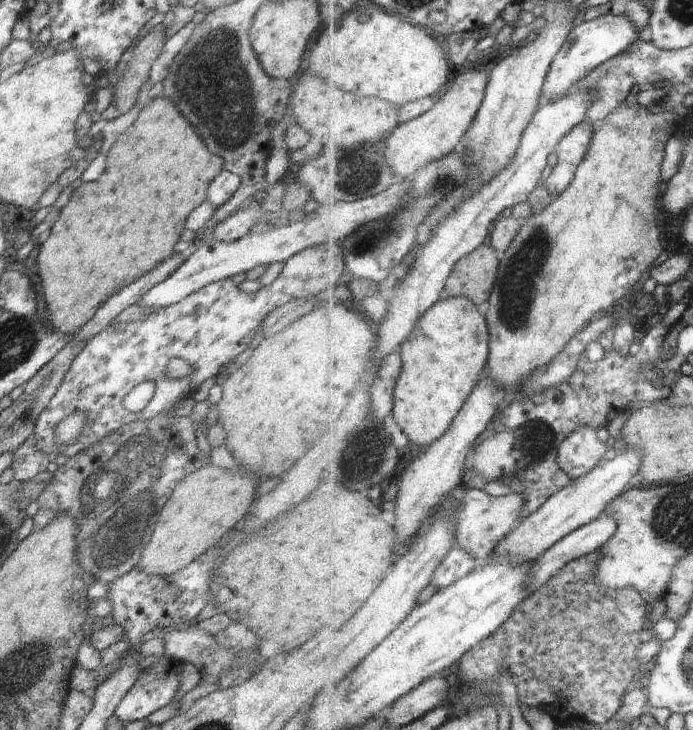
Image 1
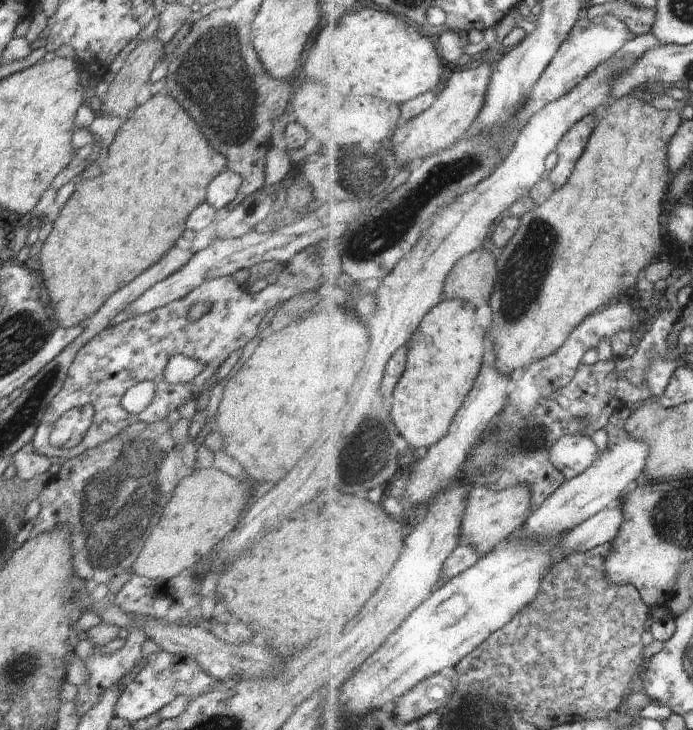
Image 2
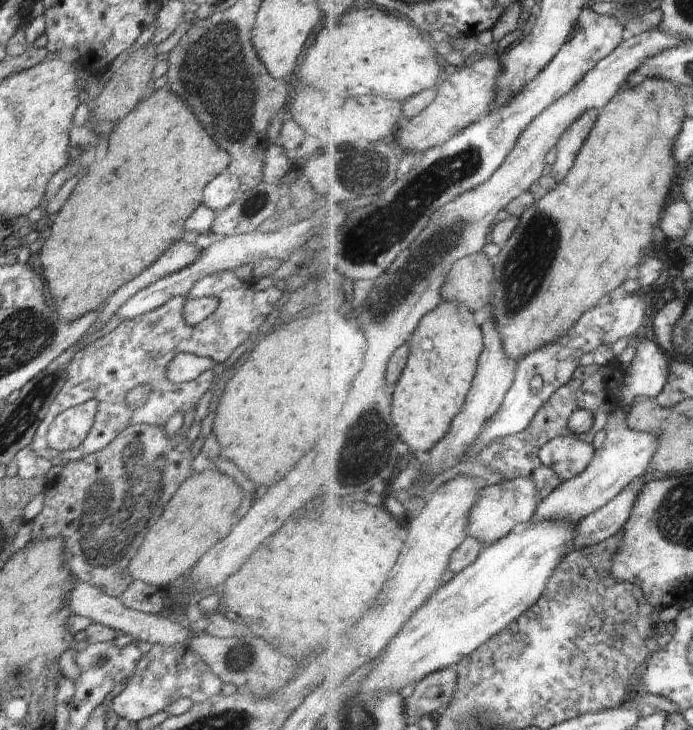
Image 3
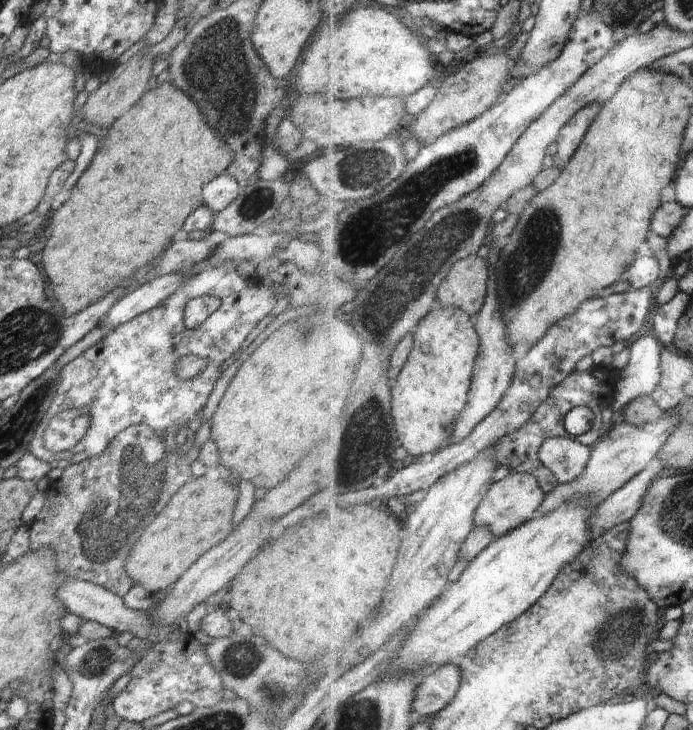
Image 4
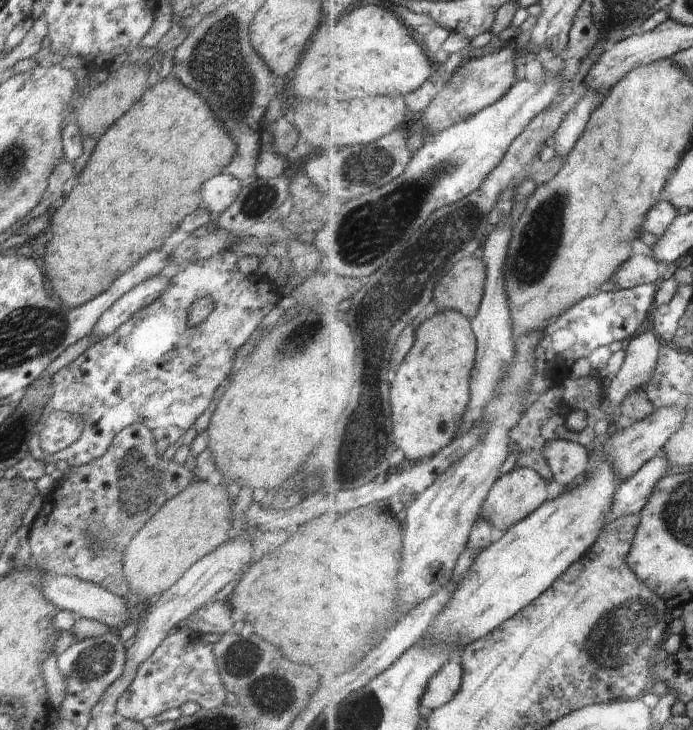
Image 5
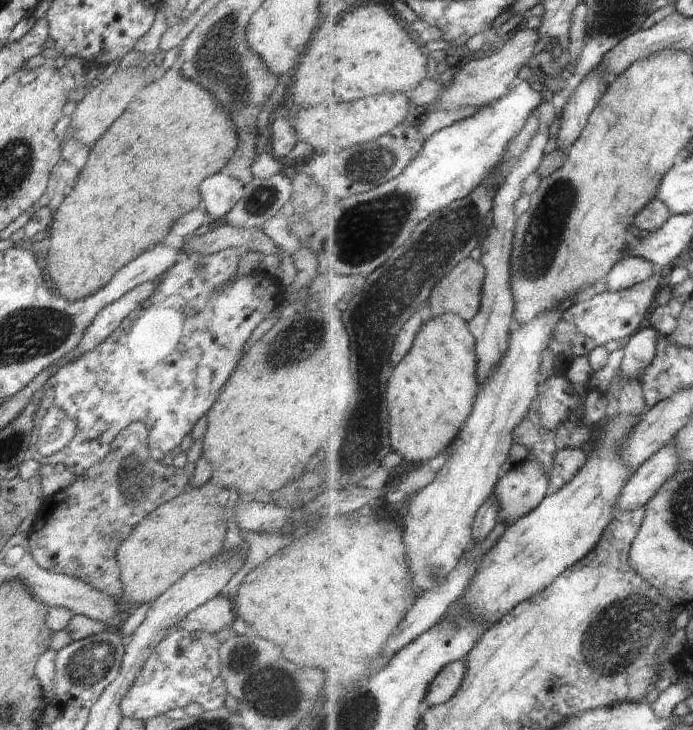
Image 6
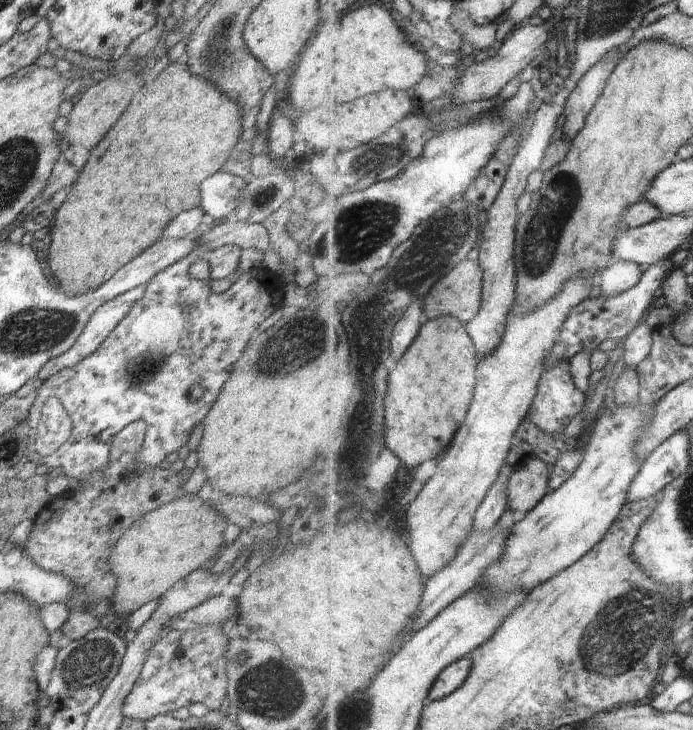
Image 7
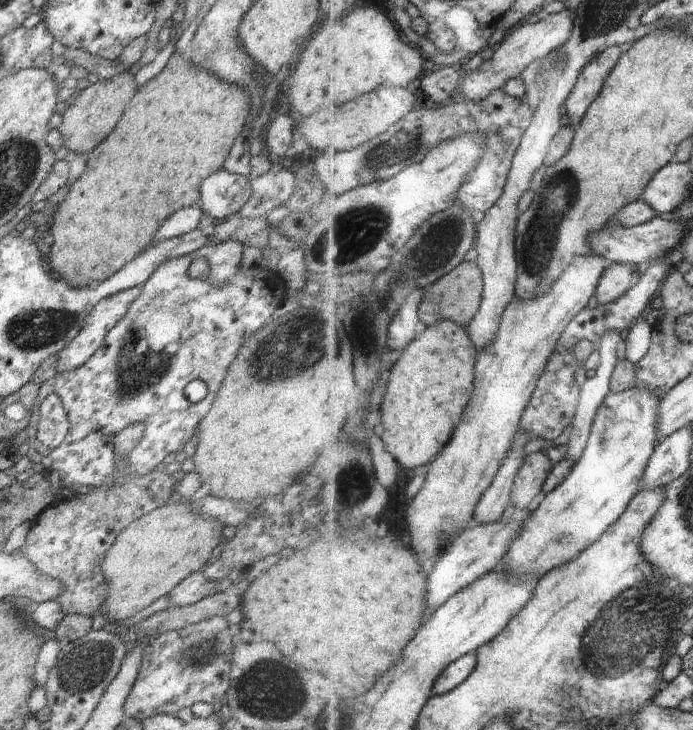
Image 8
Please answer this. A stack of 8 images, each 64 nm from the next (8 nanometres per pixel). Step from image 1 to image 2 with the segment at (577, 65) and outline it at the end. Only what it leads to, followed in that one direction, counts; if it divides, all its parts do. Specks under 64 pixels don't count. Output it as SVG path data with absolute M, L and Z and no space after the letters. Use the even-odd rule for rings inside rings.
M588 14L587 17L582 18L563 44L563 48L559 50L555 60L548 66L547 72L540 78L539 85L532 94L532 102L528 102L528 110L524 110L524 114L520 114L520 118L512 126L516 130L526 127L534 114L544 110L551 102L556 102L571 93L587 76L594 73L604 62L614 58L620 50L624 50L628 42L632 42L636 37L630 30L630 24L614 14L596 16L596 18L590 18Z

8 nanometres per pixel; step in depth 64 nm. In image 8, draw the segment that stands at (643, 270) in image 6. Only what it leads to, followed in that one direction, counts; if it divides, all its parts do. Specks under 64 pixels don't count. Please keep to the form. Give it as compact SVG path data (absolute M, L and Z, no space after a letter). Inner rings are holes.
M612 263L602 276L597 298L599 304L610 304L620 300L640 282L642 268L632 264Z

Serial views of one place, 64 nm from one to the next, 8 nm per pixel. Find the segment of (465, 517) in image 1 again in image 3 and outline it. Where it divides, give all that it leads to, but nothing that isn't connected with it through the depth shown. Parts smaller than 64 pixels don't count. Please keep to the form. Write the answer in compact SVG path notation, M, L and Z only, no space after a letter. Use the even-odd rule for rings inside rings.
M526 477L486 486L480 494L480 502L472 510L468 536L482 538L485 547L492 546L492 544L508 538L510 534L527 527L534 521L534 516L541 503L539 497L540 492L538 492L536 482Z

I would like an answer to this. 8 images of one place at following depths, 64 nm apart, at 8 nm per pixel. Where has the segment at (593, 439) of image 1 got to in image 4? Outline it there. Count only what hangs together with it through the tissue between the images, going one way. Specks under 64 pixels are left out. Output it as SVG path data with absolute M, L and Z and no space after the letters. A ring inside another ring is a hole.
M552 437L543 446L540 458L550 470L555 471L561 484L568 484L584 474L593 449L593 446L581 443L577 438Z

